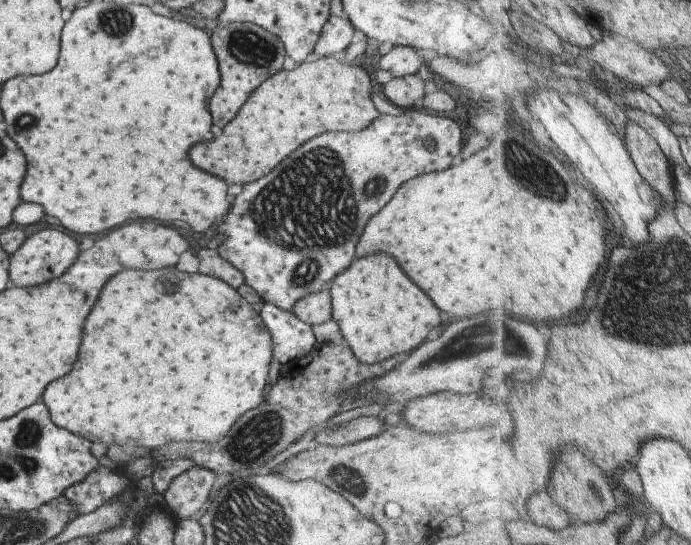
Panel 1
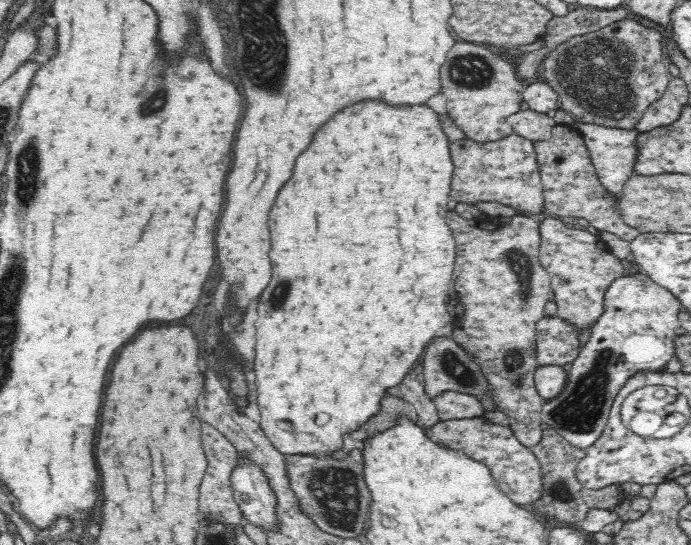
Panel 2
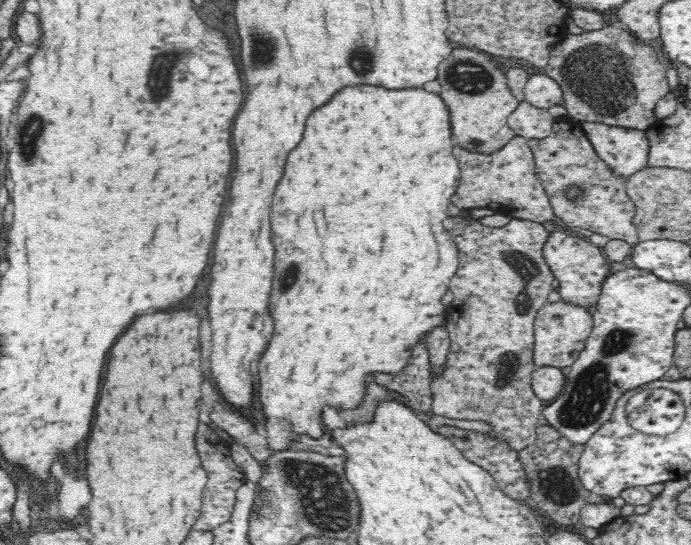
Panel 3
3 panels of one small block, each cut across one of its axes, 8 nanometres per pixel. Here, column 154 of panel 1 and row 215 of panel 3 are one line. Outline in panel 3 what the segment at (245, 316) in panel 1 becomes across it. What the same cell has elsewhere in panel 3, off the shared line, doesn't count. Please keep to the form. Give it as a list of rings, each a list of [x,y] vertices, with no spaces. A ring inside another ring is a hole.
[[[352,86],[342,88],[328,104],[316,108],[312,116],[306,120],[306,130],[300,146],[288,154],[288,162],[284,168],[284,176],[274,192],[272,202],[272,244],[276,246],[276,260],[274,266],[280,268],[274,272],[274,288],[270,310],[274,318],[274,336],[265,348],[258,365],[260,376],[260,402],[262,402],[266,417],[266,437],[269,450],[273,453],[284,451],[284,446],[290,438],[297,435],[310,435],[314,438],[324,436],[322,424],[322,408],[326,404],[336,408],[354,408],[362,402],[366,376],[372,372],[385,372],[398,374],[412,352],[414,344],[424,338],[434,326],[446,324],[446,308],[440,304],[440,296],[448,292],[450,278],[458,270],[459,250],[446,232],[442,220],[446,220],[446,210],[451,202],[452,195],[456,192],[461,175],[460,165],[452,154],[452,130],[450,112],[447,104],[442,102],[438,94],[426,92],[424,88],[408,88],[408,90],[388,90],[380,86]]]

